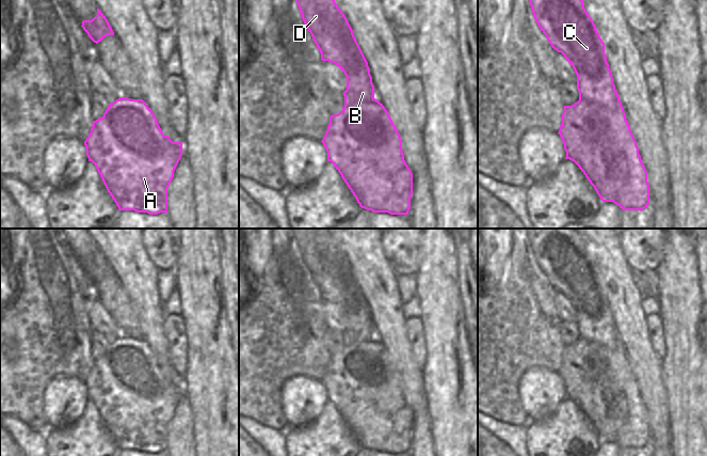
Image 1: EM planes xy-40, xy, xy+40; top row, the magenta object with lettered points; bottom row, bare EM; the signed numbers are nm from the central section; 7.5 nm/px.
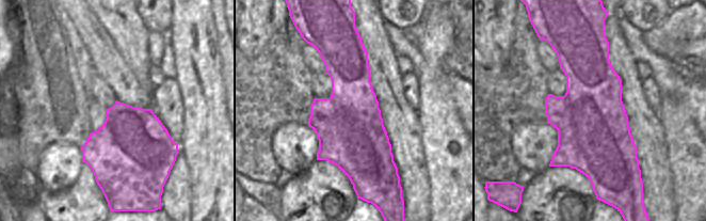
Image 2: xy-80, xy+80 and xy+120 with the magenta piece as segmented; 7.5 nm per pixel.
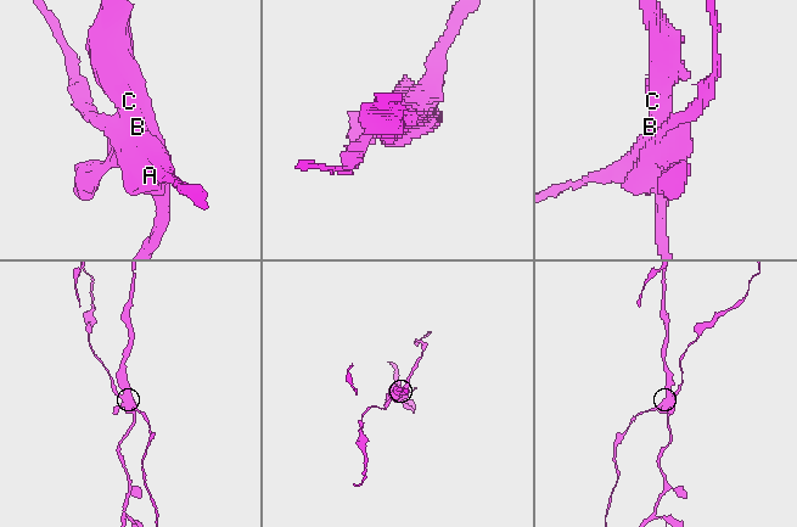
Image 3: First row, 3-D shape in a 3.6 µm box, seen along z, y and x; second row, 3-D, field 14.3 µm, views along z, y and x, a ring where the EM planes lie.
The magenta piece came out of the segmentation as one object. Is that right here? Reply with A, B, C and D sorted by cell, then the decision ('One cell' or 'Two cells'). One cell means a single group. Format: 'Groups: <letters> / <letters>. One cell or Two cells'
Groups: A / B C D. Two cells

